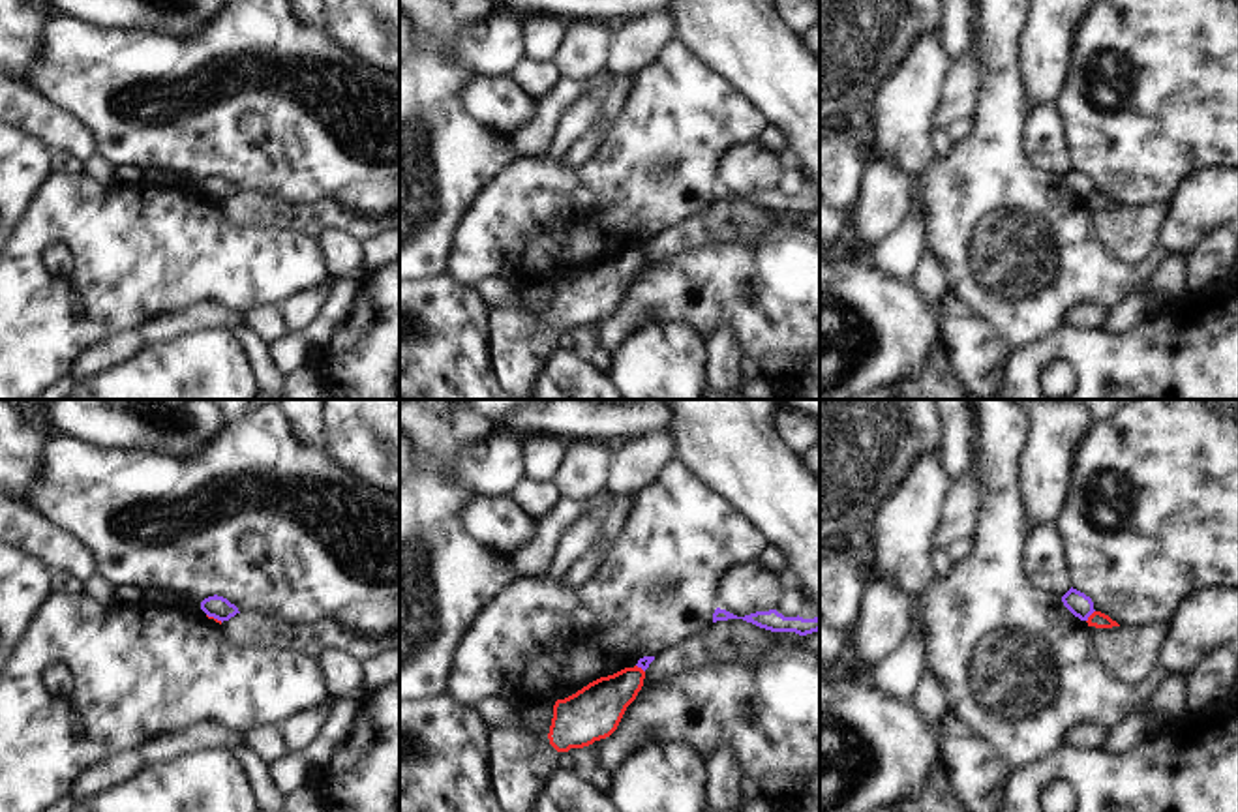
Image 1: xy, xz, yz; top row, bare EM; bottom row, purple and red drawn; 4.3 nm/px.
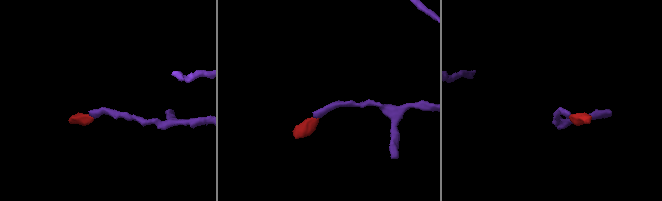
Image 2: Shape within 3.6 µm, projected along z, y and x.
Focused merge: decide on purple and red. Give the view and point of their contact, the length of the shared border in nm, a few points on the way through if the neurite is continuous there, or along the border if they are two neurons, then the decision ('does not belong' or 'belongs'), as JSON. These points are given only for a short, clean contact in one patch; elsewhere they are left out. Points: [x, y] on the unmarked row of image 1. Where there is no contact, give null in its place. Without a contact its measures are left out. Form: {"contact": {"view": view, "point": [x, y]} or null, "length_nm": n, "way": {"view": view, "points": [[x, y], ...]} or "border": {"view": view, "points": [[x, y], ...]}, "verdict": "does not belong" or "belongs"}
{"contact": {"view": "yz", "point": [1090, 194]}, "length_nm": 70, "border": {"view": "yz", "points": [[1094, 190], [1087, 201]]}, "verdict": "does not belong"}

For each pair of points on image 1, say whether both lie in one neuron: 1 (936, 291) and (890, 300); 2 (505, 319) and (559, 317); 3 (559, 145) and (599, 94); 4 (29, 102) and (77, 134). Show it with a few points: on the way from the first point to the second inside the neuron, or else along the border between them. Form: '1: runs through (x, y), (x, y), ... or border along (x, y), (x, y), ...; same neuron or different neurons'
1: border along (914, 282), (933, 306); different neurons
2: runs through (518, 329), (546, 329); same neuron
3: runs through (567, 132), (586, 107); same neuron
4: runs through (40, 113), (66, 134); same neuron

